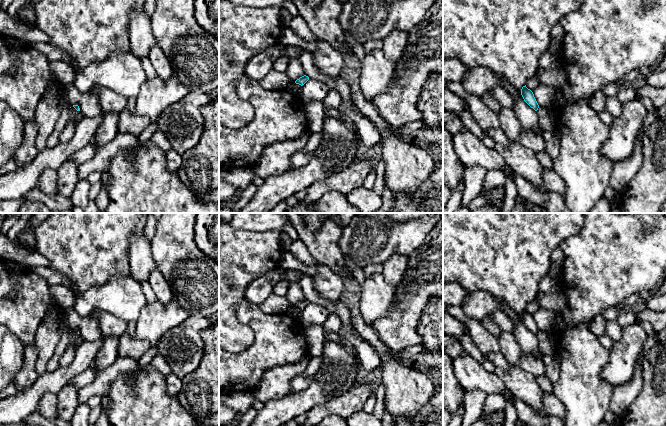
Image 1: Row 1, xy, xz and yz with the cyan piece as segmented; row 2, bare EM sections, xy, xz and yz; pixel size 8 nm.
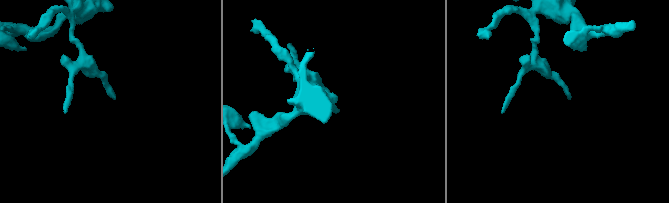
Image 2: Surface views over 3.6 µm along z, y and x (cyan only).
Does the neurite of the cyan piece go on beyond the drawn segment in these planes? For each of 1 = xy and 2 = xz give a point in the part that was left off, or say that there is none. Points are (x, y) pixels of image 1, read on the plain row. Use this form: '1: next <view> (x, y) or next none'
1: next none
2: next none

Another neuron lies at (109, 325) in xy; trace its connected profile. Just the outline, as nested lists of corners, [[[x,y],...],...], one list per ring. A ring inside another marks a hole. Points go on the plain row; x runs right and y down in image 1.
[[[99,308],[94,309],[92,313],[95,314],[99,323],[99,328],[104,337],[112,335],[118,338],[127,329],[128,322],[125,322]]]

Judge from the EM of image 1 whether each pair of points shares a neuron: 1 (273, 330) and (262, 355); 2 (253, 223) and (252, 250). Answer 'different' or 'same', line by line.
1: same
2: different

